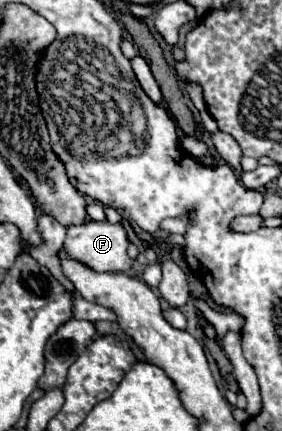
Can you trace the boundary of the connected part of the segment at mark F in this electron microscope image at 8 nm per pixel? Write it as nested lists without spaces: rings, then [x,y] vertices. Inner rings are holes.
[[[90,220],[86,224],[68,228],[68,234],[66,234],[66,240],[64,240],[64,252],[70,260],[80,262],[94,272],[126,272],[132,266],[132,260],[126,254],[128,244],[130,242],[128,242],[124,224]]]

